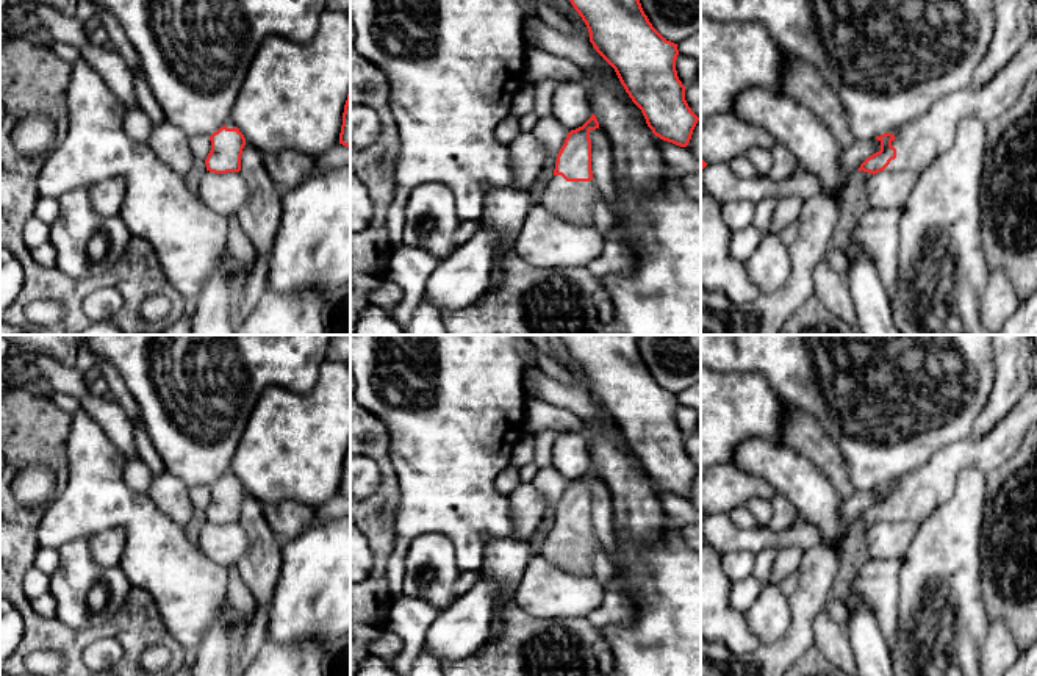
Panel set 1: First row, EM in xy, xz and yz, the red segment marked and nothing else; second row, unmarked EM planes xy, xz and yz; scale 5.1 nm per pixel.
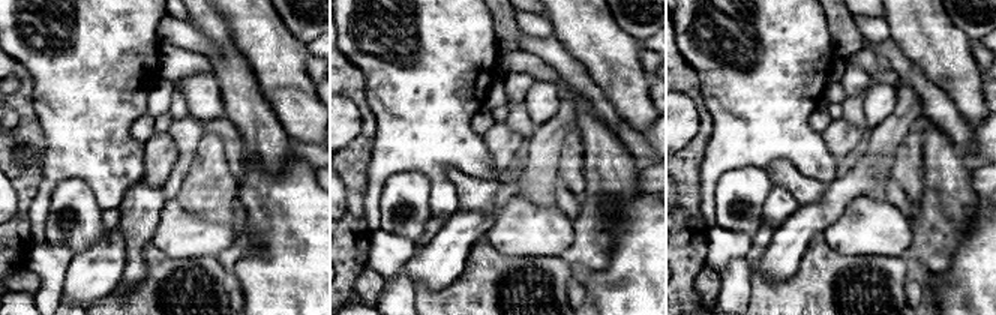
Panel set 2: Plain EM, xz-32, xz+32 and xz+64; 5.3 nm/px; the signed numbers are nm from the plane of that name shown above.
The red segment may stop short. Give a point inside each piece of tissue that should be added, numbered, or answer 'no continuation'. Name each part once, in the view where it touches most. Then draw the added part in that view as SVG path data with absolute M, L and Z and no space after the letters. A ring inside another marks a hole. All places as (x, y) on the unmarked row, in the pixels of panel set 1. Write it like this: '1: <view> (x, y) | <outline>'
1: yz (918, 493) | M1037 387L984 437L965 437L946 444L912 473L892 480L896 509L884 521L921 524L932 512L951 499L957 476L974 466L990 473L1006 463L1021 446L1026 432L1037 424Z

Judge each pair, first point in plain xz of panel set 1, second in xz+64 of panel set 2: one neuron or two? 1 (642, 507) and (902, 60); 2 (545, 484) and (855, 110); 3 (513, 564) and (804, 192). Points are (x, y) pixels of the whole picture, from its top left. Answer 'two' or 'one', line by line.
1: two
2: one
3: one

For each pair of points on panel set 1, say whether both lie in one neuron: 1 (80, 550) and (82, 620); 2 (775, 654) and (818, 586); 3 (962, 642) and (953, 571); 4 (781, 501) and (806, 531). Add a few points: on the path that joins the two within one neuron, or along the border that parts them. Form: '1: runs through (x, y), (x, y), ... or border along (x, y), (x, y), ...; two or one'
1: runs through (77, 567), (77, 603); one
2: runs through (792, 639), (801, 629), (806, 603); one
3: runs through (959, 625), (959, 604), (953, 598), (953, 589); one
4: border along (792, 524), (767, 528); two

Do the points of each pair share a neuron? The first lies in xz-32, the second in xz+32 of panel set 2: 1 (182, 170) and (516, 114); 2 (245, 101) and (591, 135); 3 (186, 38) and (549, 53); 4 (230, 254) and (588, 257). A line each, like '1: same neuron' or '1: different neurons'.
1: same neuron
2: same neuron
3: same neuron
4: same neuron

